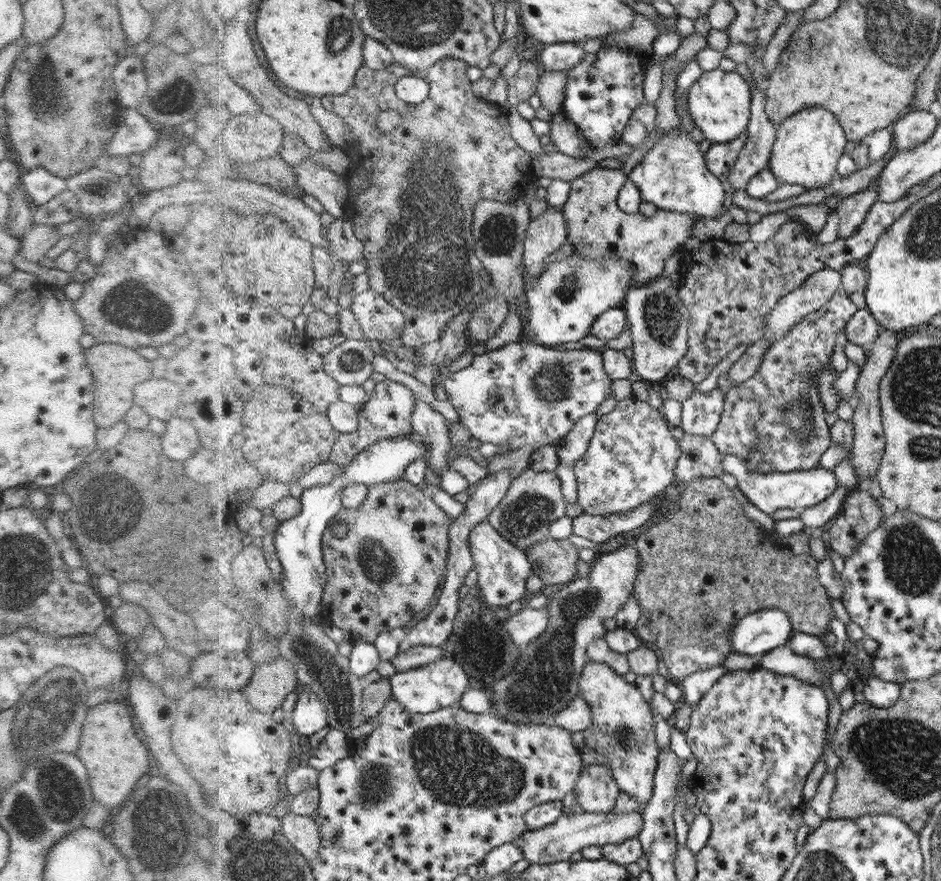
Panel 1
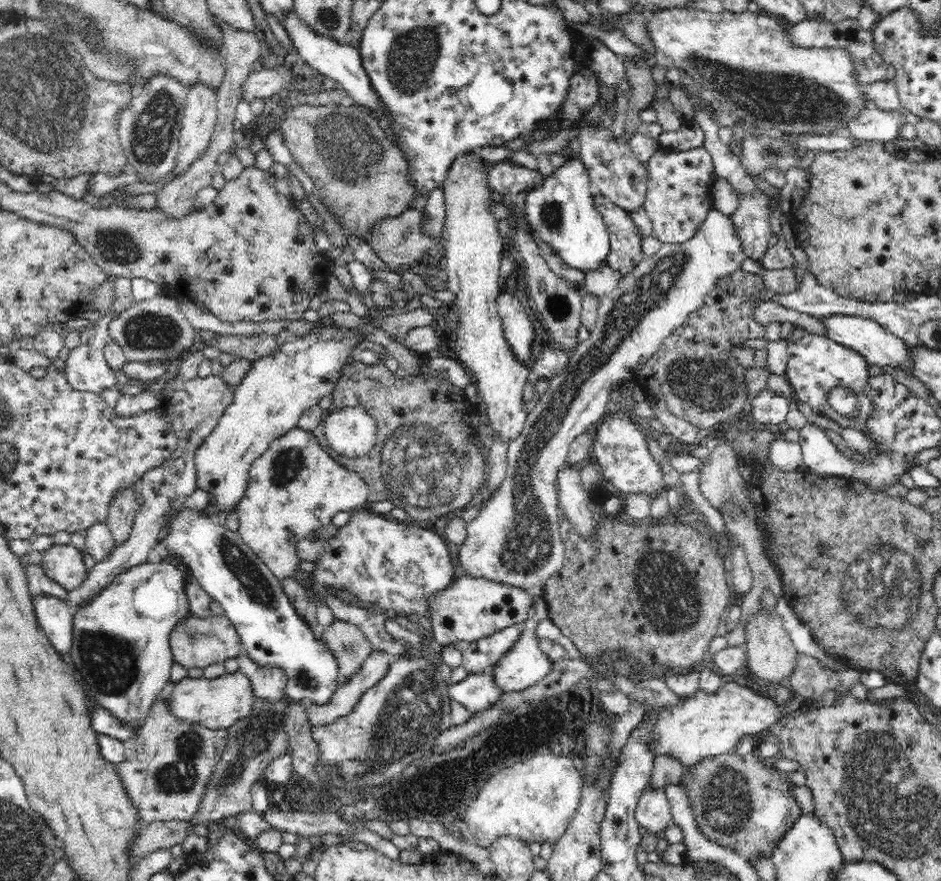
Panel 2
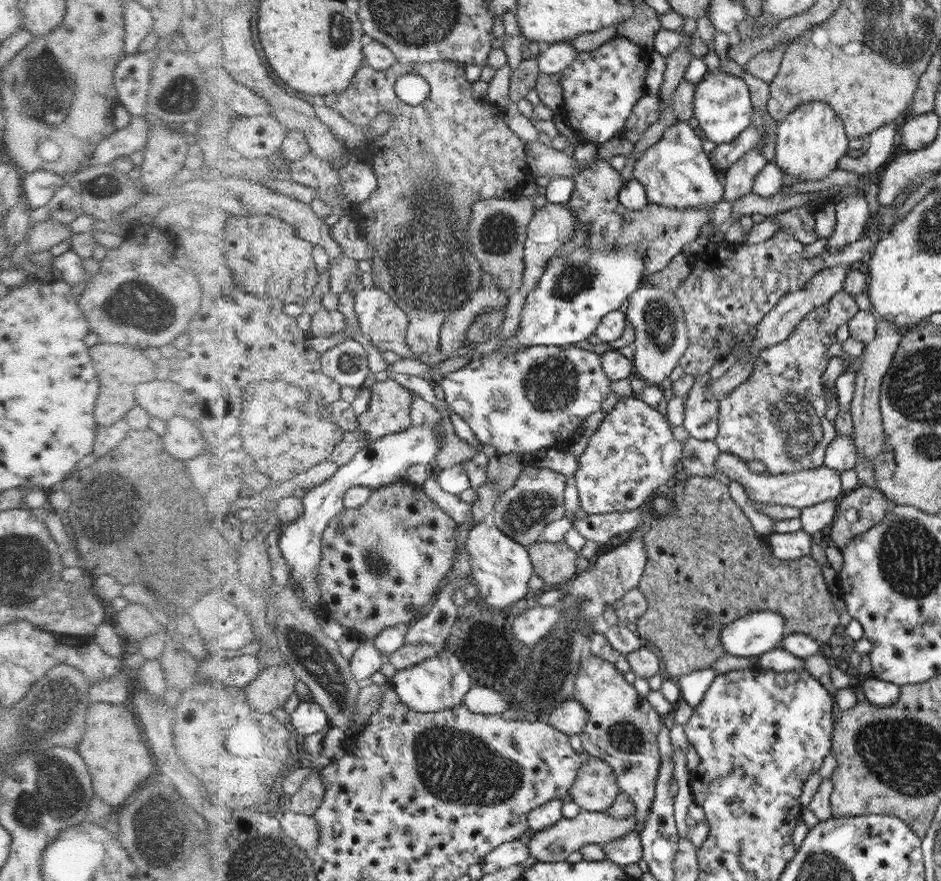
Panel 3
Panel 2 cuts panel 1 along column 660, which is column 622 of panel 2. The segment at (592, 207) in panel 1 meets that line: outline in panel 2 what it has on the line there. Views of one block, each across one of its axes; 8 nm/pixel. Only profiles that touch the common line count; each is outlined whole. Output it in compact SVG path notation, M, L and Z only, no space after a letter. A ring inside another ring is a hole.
M594 193L593 199L596 208L605 219L606 226L609 227L610 252L606 264L625 276L644 258L640 254L643 236L638 233L630 214L623 208L610 202L604 195Z

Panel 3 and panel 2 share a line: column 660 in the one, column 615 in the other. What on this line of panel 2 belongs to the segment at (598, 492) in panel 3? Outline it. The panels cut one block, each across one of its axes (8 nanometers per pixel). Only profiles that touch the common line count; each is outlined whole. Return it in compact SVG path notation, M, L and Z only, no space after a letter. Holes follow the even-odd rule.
M629 414L608 416L596 430L596 438L593 438L594 442L592 442L592 452L594 452L596 462L600 464L604 480L610 480L626 496L630 492L646 492L641 496L647 496L651 501L664 488L664 478L660 472L660 466L652 460L652 456L648 452L644 434L638 430L636 424L630 422L630 417Z

